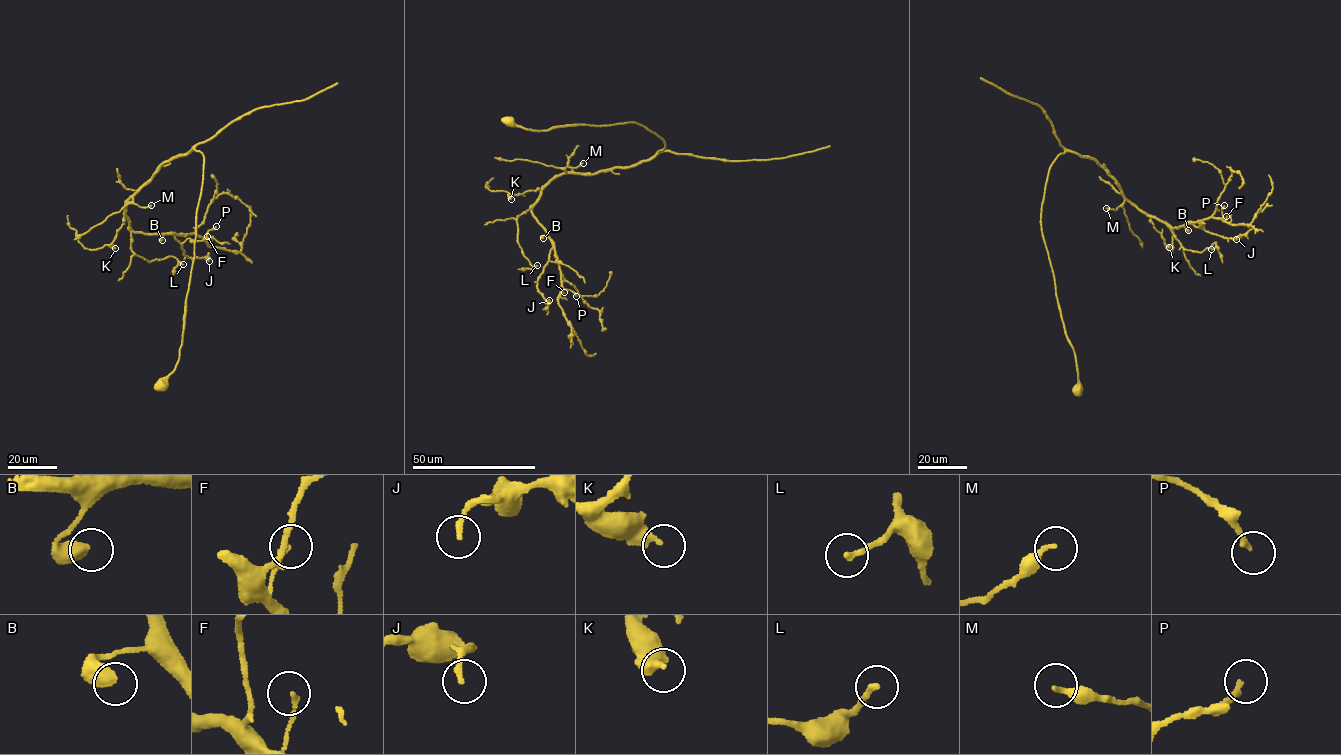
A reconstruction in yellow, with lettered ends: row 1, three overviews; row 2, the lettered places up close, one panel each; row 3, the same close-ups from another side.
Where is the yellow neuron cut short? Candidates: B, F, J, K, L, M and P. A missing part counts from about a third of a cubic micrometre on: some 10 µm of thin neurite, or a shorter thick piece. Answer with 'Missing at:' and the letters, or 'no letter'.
Missing at: L

